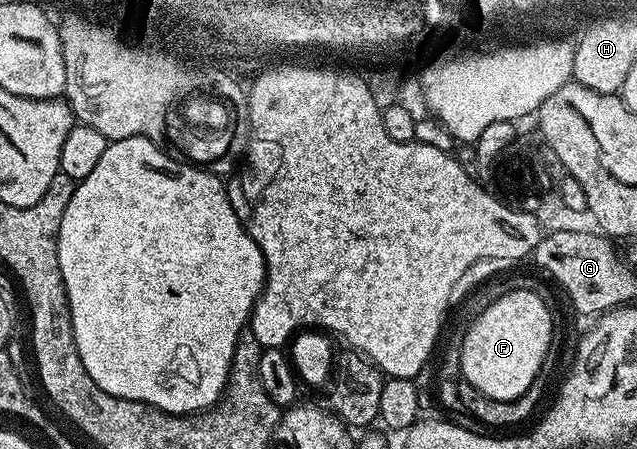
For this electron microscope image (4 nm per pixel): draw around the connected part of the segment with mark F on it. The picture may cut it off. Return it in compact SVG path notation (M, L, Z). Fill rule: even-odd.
M516 289L504 294L502 298L483 310L481 316L470 326L462 342L460 375L470 386L495 400L513 400L522 394L541 375L540 367L544 364L552 348L552 323L548 304L530 290Z

